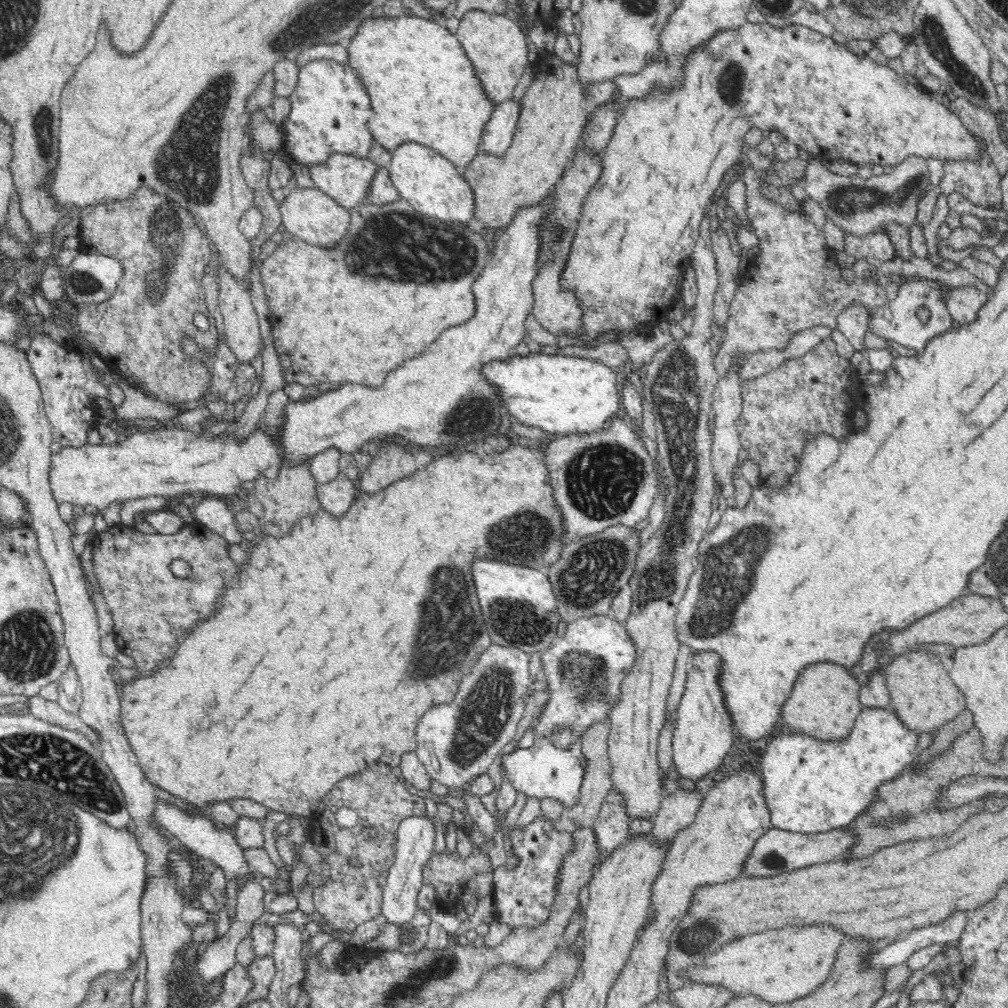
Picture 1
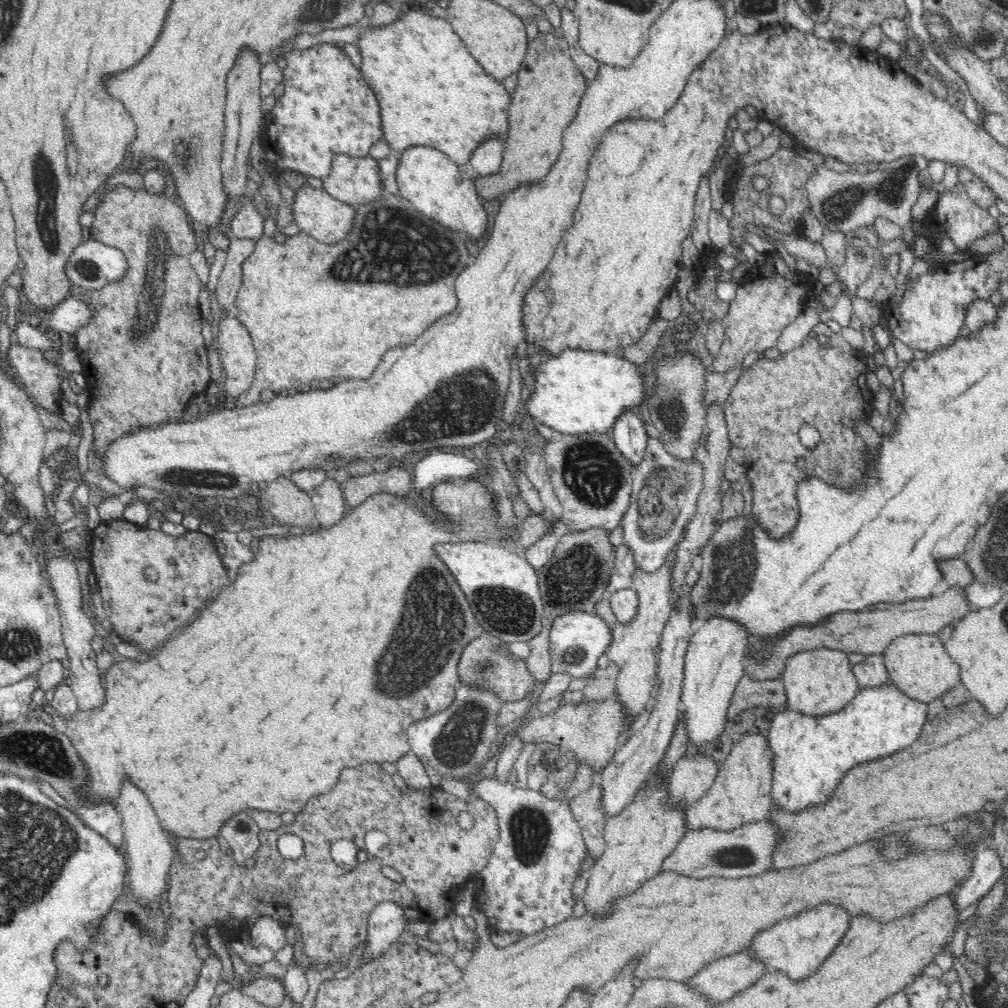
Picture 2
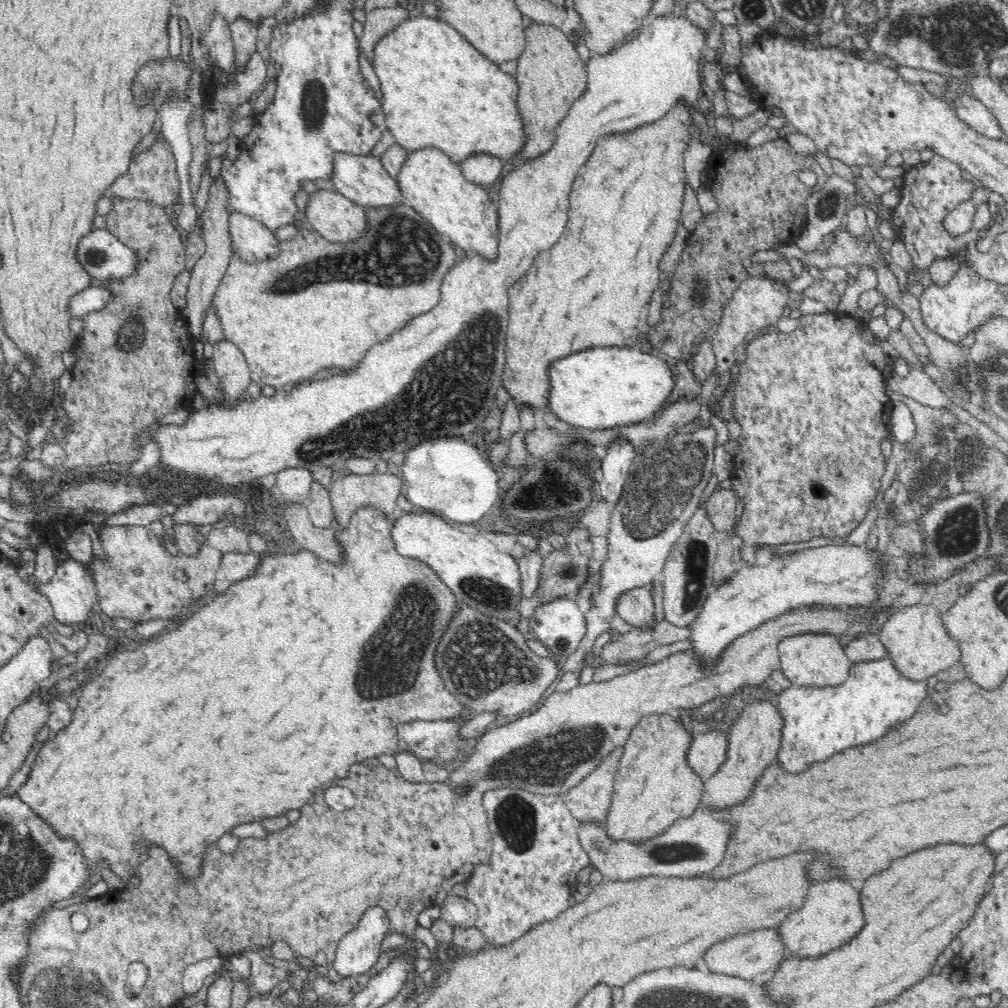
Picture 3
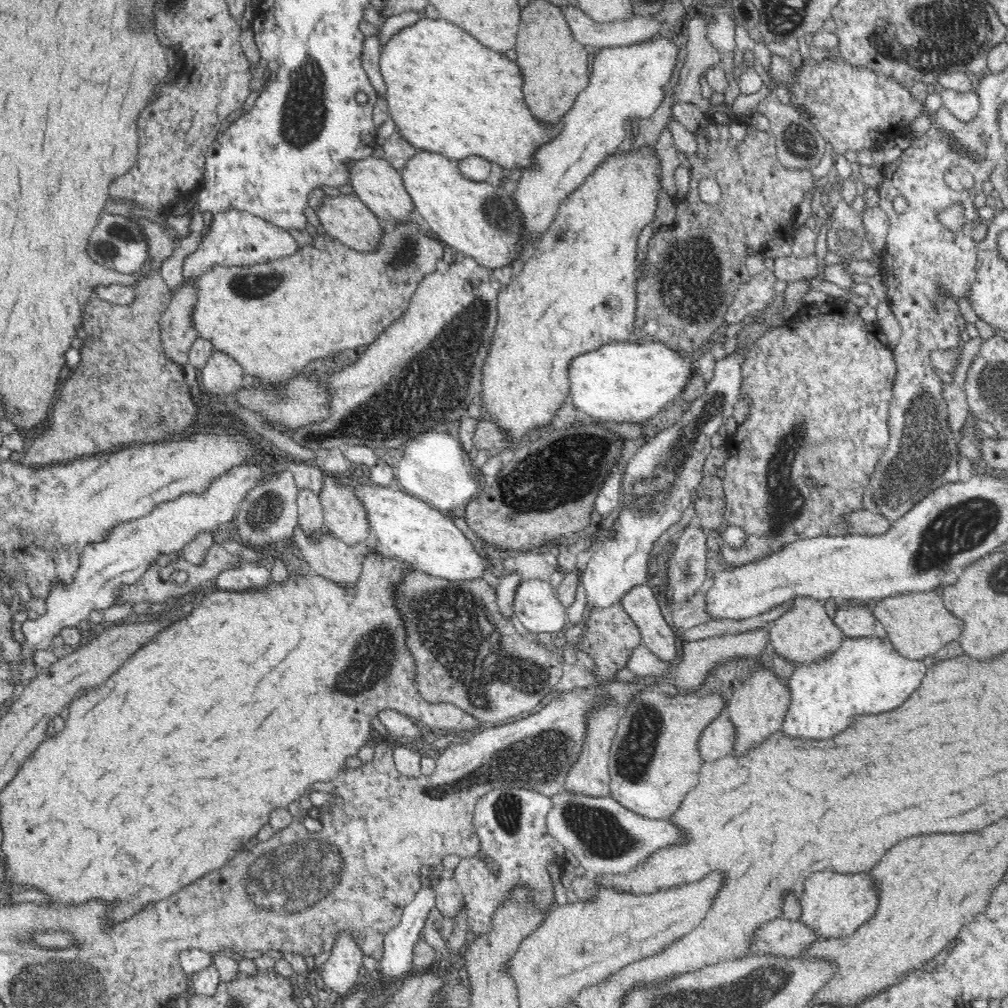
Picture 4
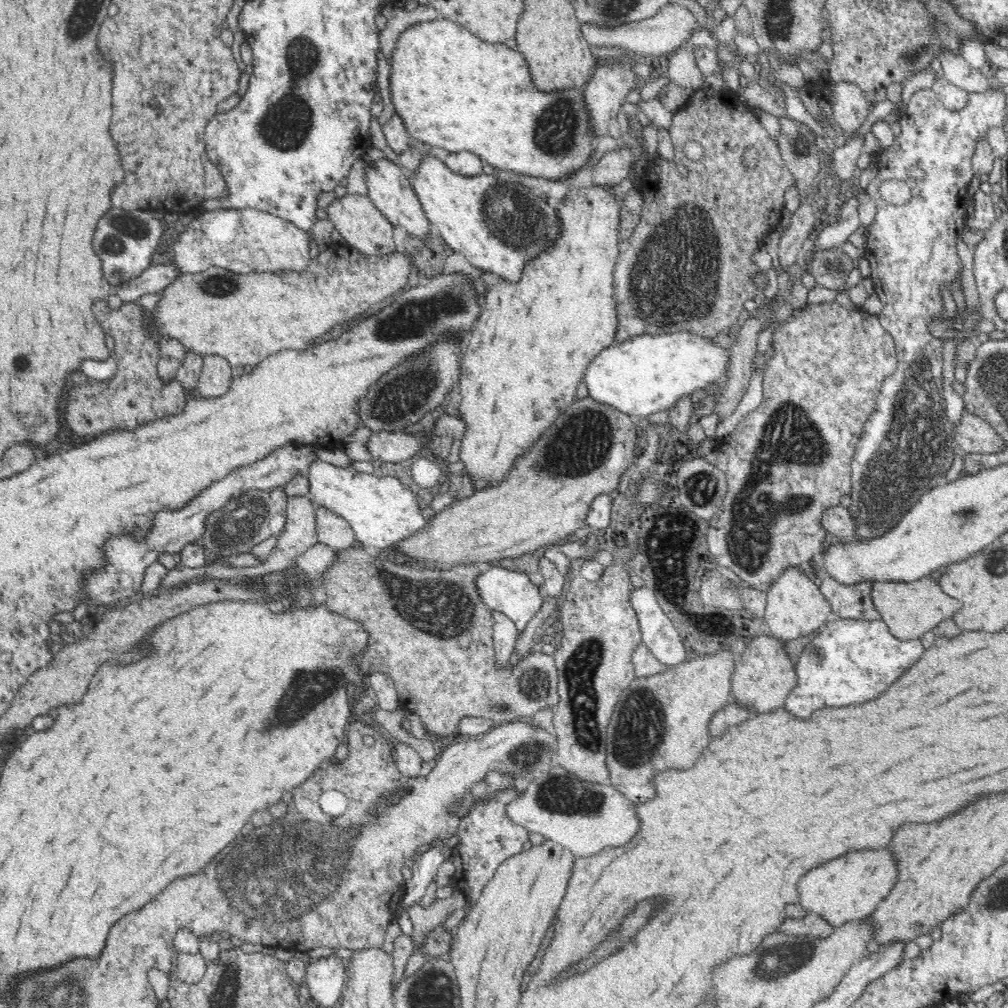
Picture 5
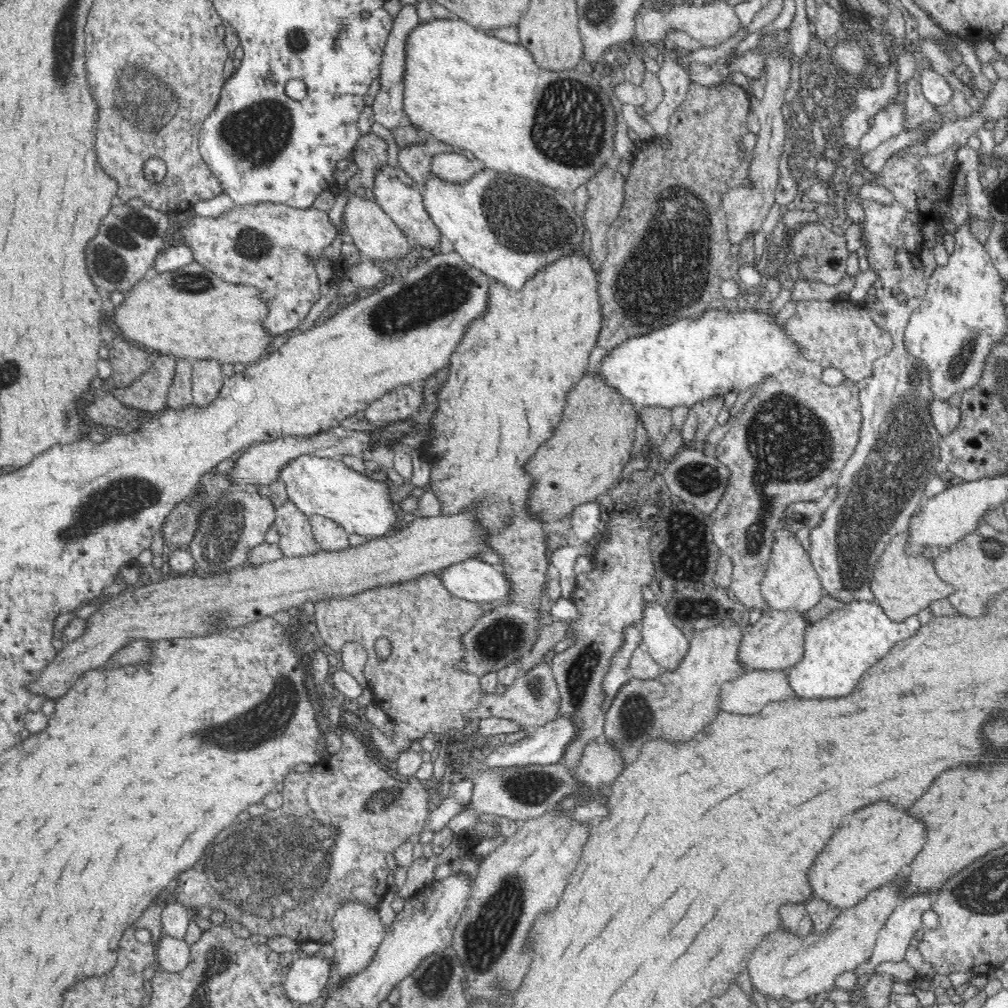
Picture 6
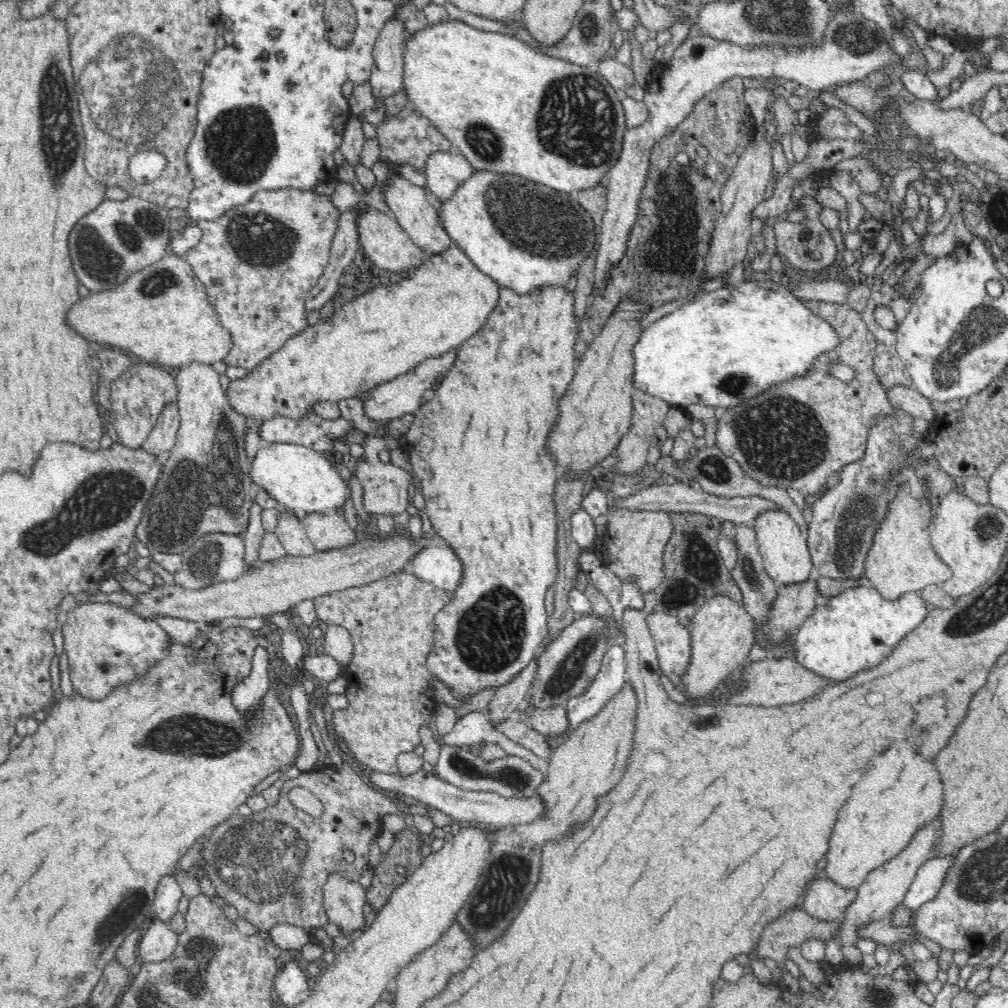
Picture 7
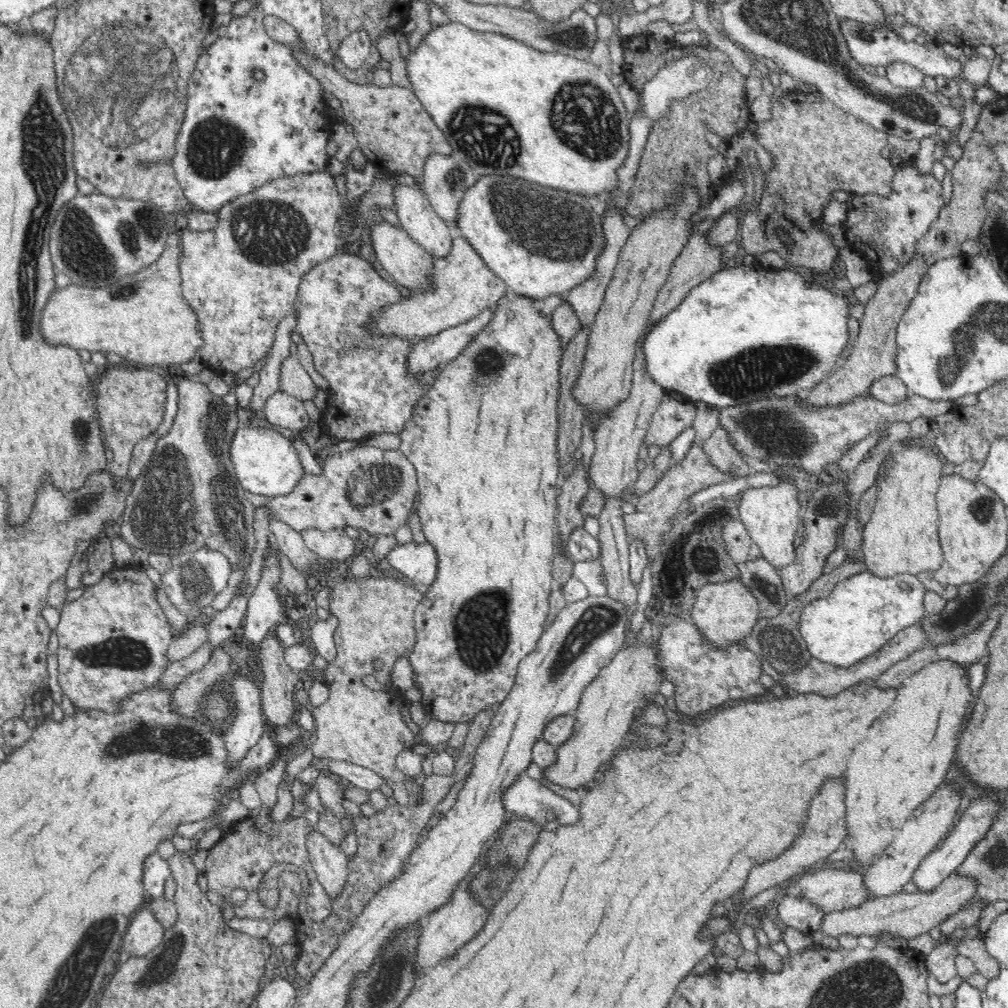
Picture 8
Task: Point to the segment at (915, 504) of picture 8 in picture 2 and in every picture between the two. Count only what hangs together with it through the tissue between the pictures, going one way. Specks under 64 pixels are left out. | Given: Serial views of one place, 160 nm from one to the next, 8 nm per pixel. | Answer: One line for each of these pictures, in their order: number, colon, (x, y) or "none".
2: (918, 664)
3: (917, 641)
4: (918, 625)
5: (910, 609)
6: (903, 585)
7: (901, 559)

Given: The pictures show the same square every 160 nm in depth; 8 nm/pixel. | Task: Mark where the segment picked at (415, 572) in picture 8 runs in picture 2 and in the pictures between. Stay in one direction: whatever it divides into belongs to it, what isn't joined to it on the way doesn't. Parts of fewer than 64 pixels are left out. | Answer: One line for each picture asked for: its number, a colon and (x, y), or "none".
2: (576, 639)
3: (560, 625)
4: (536, 607)
5: (512, 593)
6: (476, 581)
7: (442, 567)

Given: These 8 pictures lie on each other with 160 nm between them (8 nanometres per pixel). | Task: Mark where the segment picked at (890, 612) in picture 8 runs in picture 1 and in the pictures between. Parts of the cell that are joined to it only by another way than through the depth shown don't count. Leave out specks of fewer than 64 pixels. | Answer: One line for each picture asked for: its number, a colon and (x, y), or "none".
1: (810, 787)
2: (811, 755)
3: (819, 721)
4: (866, 675)
5: (850, 661)
6: (838, 649)
7: (857, 629)

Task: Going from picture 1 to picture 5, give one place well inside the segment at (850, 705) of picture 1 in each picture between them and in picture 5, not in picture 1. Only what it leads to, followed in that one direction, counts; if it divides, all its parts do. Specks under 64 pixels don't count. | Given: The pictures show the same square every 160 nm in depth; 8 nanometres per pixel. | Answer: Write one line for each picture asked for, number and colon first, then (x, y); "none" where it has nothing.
2: (817, 682)
3: (818, 659)
4: (804, 634)
5: (795, 607)

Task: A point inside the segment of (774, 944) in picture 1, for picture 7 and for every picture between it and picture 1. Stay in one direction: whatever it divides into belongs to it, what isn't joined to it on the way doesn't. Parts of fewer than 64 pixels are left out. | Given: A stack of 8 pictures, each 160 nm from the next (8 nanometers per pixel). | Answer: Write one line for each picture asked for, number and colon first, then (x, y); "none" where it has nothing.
2: (797, 946)
3: (830, 915)
4: (833, 905)
5: (850, 888)
6: (873, 846)
7: (901, 794)

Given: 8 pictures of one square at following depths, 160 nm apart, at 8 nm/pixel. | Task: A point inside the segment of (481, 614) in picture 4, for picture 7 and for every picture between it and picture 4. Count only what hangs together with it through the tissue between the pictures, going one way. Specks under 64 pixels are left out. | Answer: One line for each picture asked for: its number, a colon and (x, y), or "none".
5: (435, 620)
6: (417, 686)
7: (391, 693)

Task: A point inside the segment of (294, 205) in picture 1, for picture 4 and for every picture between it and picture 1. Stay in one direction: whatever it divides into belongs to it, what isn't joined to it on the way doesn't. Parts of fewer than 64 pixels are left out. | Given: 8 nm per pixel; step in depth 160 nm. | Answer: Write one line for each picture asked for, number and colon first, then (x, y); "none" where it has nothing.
2: (316, 212)
3: (340, 220)
4: (345, 218)

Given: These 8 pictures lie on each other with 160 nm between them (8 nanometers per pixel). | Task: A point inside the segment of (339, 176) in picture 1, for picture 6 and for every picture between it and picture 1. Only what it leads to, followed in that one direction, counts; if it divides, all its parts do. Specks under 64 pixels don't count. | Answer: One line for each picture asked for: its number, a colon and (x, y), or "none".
2: (356, 181)
3: (362, 179)
4: (378, 184)
5: (390, 190)
6: (400, 197)

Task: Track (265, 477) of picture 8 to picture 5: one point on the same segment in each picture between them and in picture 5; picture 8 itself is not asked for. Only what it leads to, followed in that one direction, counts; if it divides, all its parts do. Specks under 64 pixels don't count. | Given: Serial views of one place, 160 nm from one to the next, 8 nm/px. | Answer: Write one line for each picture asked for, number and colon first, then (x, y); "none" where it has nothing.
5: (382, 511)
6: (317, 486)
7: (305, 480)

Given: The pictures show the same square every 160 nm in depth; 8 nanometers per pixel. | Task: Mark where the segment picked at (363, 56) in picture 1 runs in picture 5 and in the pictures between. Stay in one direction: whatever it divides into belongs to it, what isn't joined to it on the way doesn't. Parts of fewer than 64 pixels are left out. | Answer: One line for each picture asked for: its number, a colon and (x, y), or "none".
2: (431, 91)
3: (437, 90)
4: (447, 93)
5: (452, 90)

